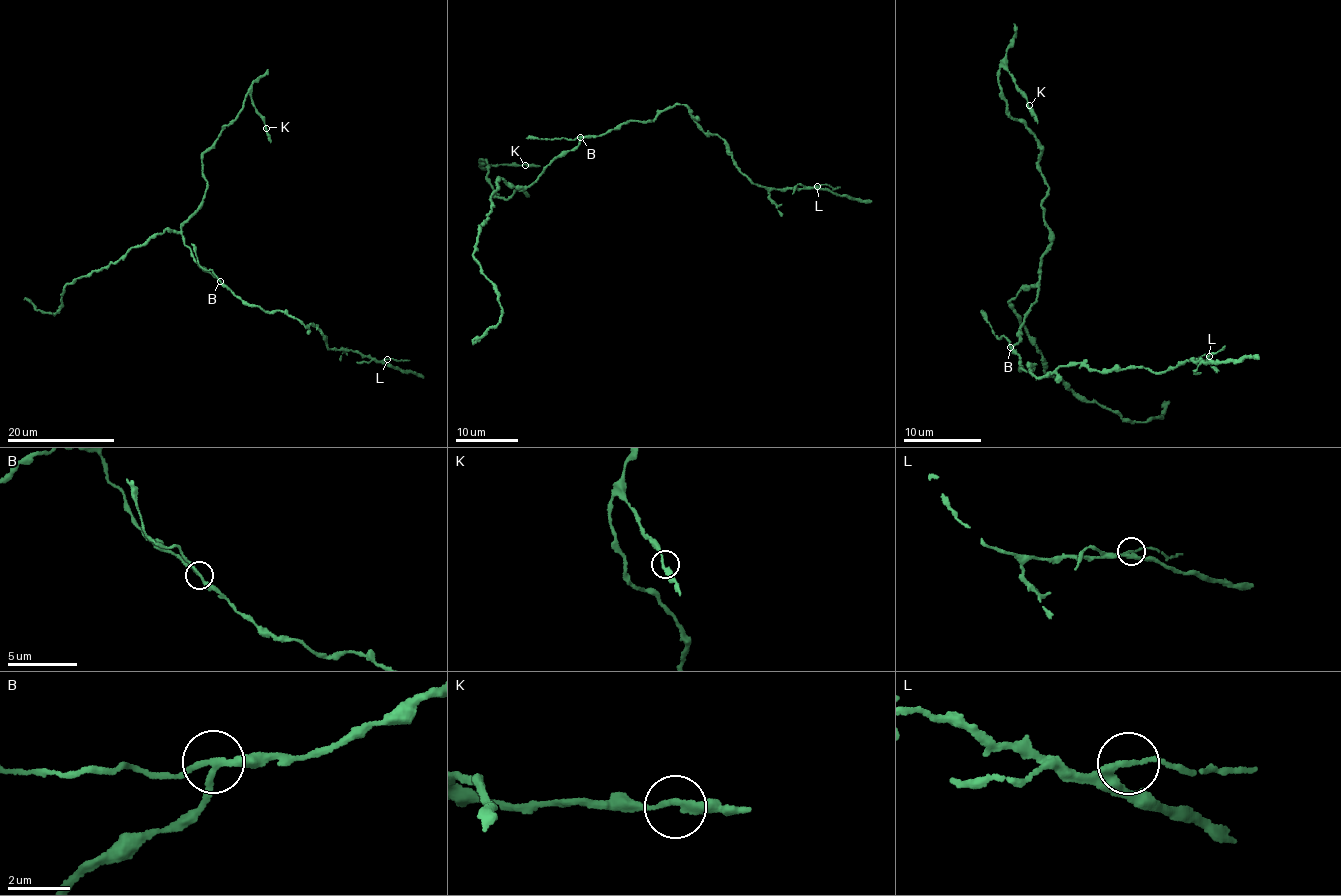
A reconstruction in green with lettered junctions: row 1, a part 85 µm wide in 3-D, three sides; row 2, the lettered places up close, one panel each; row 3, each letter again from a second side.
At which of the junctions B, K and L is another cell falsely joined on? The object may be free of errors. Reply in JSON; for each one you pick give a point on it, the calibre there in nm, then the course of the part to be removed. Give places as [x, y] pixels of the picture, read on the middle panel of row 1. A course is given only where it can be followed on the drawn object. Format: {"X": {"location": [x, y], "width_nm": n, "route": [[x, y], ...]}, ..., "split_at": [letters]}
{"B": {"location": [580, 137], "width_nm": 190, "route": [[580, 136], [525, 138]]}, "split_at": ["B"]}

